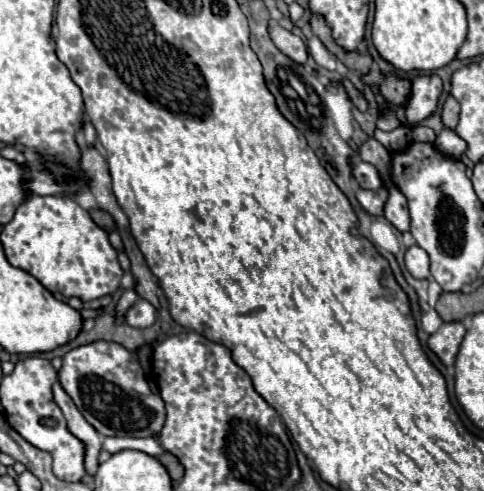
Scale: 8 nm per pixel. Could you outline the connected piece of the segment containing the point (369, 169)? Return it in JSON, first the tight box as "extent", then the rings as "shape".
{"extent":[352,161,382,191],"shape":[[[356,161],[352,173],[354,173],[354,177],[356,177],[356,181],[358,181],[358,185],[360,185],[362,189],[376,191],[376,189],[380,189],[380,185],[382,185],[376,167],[370,165],[370,163],[366,163],[366,161]]]}

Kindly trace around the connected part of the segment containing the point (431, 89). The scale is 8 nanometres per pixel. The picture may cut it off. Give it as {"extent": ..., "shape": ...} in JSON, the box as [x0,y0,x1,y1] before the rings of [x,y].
{"extent":[406,75,442,127],"shape":[[[420,75],[412,81],[412,93],[406,103],[406,125],[414,127],[432,115],[442,93],[442,79],[438,75]]]}

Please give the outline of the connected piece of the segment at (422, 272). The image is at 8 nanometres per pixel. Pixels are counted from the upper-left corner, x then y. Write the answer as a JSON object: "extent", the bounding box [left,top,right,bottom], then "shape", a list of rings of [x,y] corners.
{"extent":[406,245,430,279],"shape":[[[412,245],[406,251],[406,269],[410,271],[412,277],[416,279],[430,279],[430,263],[428,263],[428,253],[420,249],[418,245]]]}

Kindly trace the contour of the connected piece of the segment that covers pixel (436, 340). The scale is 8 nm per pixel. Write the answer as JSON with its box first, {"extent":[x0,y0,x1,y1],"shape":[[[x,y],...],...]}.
{"extent":[428,321,466,367],"shape":[[[460,321],[442,323],[442,327],[430,335],[428,347],[440,357],[440,361],[446,367],[452,367],[454,359],[456,359],[456,351],[464,339],[464,333],[466,333],[466,329]]]}

